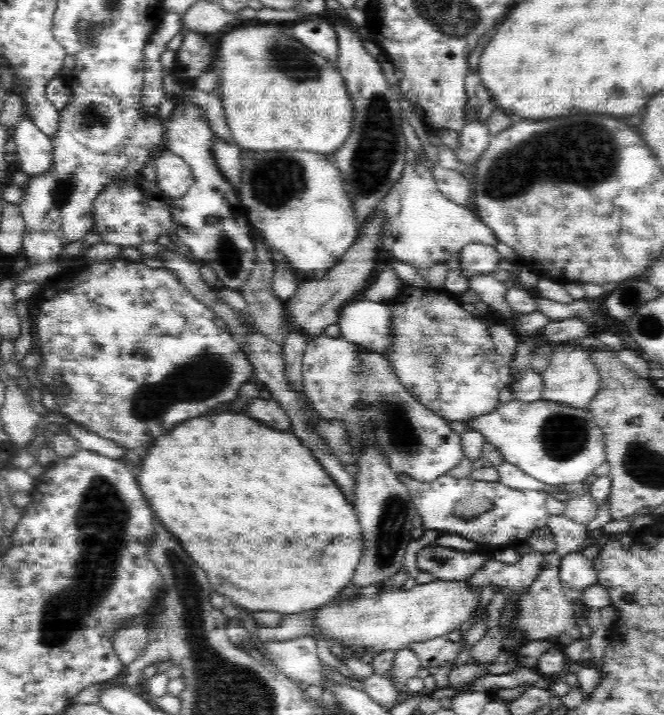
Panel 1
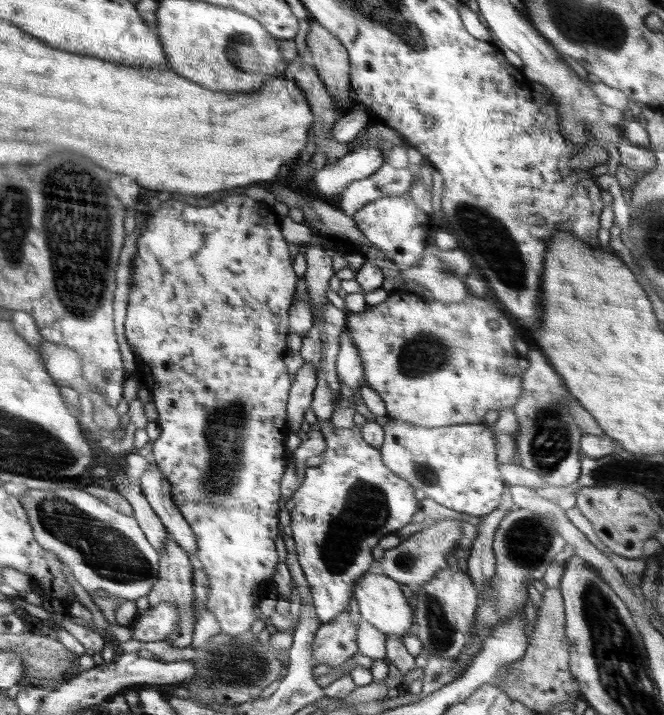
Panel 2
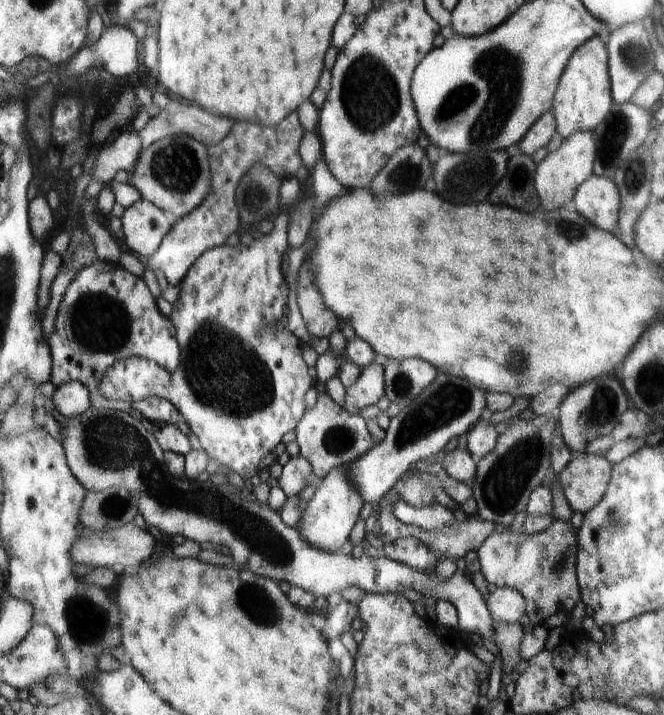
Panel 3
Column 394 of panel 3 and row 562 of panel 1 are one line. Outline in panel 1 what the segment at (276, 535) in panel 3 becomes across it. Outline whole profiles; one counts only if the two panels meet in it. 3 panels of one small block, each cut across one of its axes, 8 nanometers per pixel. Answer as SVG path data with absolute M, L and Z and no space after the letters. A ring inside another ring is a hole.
M574 551L561 557L560 578L566 589L583 592L598 582L594 563L582 552Z

